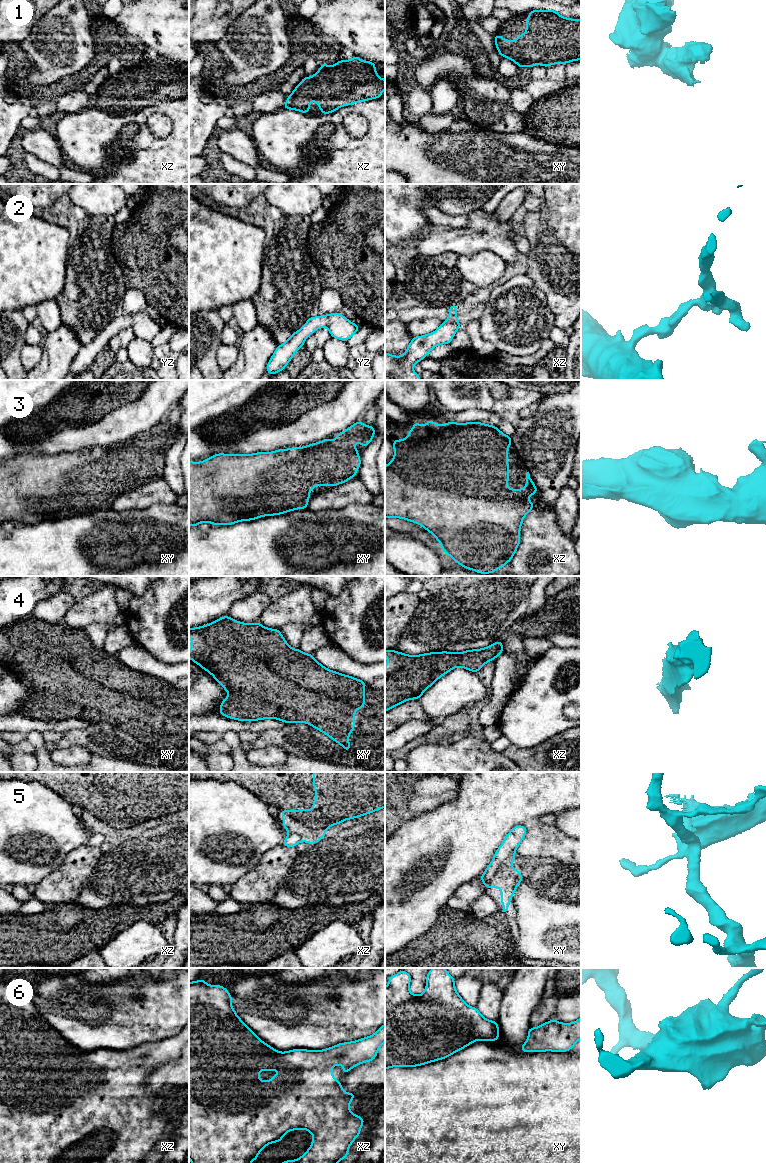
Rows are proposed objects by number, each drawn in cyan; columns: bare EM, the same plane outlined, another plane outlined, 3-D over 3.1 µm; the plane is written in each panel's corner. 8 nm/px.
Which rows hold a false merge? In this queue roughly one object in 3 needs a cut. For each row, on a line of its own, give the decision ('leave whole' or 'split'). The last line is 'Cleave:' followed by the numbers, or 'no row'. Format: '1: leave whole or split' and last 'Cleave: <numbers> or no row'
1: split
2: leave whole
3: leave whole
4: leave whole
5: split
6: leave whole
Cleave: 1, 5

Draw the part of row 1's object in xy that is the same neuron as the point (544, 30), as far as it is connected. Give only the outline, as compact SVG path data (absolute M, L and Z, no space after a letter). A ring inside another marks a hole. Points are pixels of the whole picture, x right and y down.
M532 10L526 16L526 33L517 40L504 40L504 49L516 49L519 68L533 67L544 49L553 49L563 36L564 25L570 20L551 10Z

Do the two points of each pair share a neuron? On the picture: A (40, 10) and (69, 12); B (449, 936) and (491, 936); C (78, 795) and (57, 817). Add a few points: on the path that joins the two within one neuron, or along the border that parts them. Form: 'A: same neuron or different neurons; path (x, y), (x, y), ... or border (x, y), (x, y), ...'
A: different neurons; border (49, 10), (36, 22)
B: same neuron; path (459, 937), (481, 937)
C: different neurons; border (51, 789), (64, 797), (78, 810)

